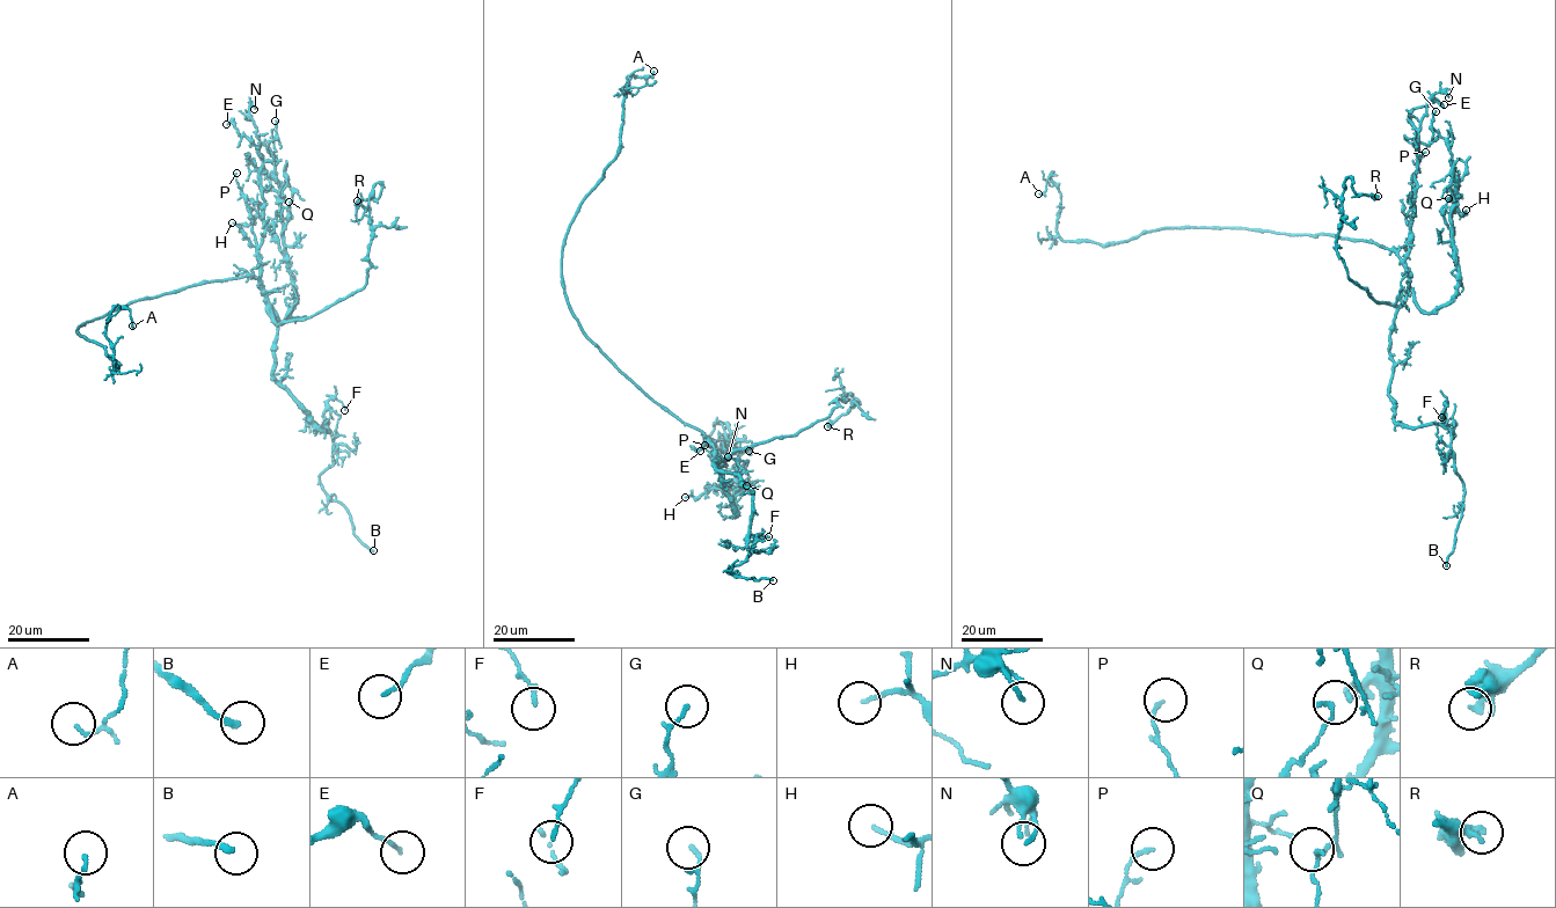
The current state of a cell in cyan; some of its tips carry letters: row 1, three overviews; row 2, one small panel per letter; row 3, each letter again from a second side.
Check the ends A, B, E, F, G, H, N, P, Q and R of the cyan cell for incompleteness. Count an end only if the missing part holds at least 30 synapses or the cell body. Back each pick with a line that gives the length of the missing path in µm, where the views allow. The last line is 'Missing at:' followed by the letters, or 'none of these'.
B: about 20 µm are missing
Missing at: B

